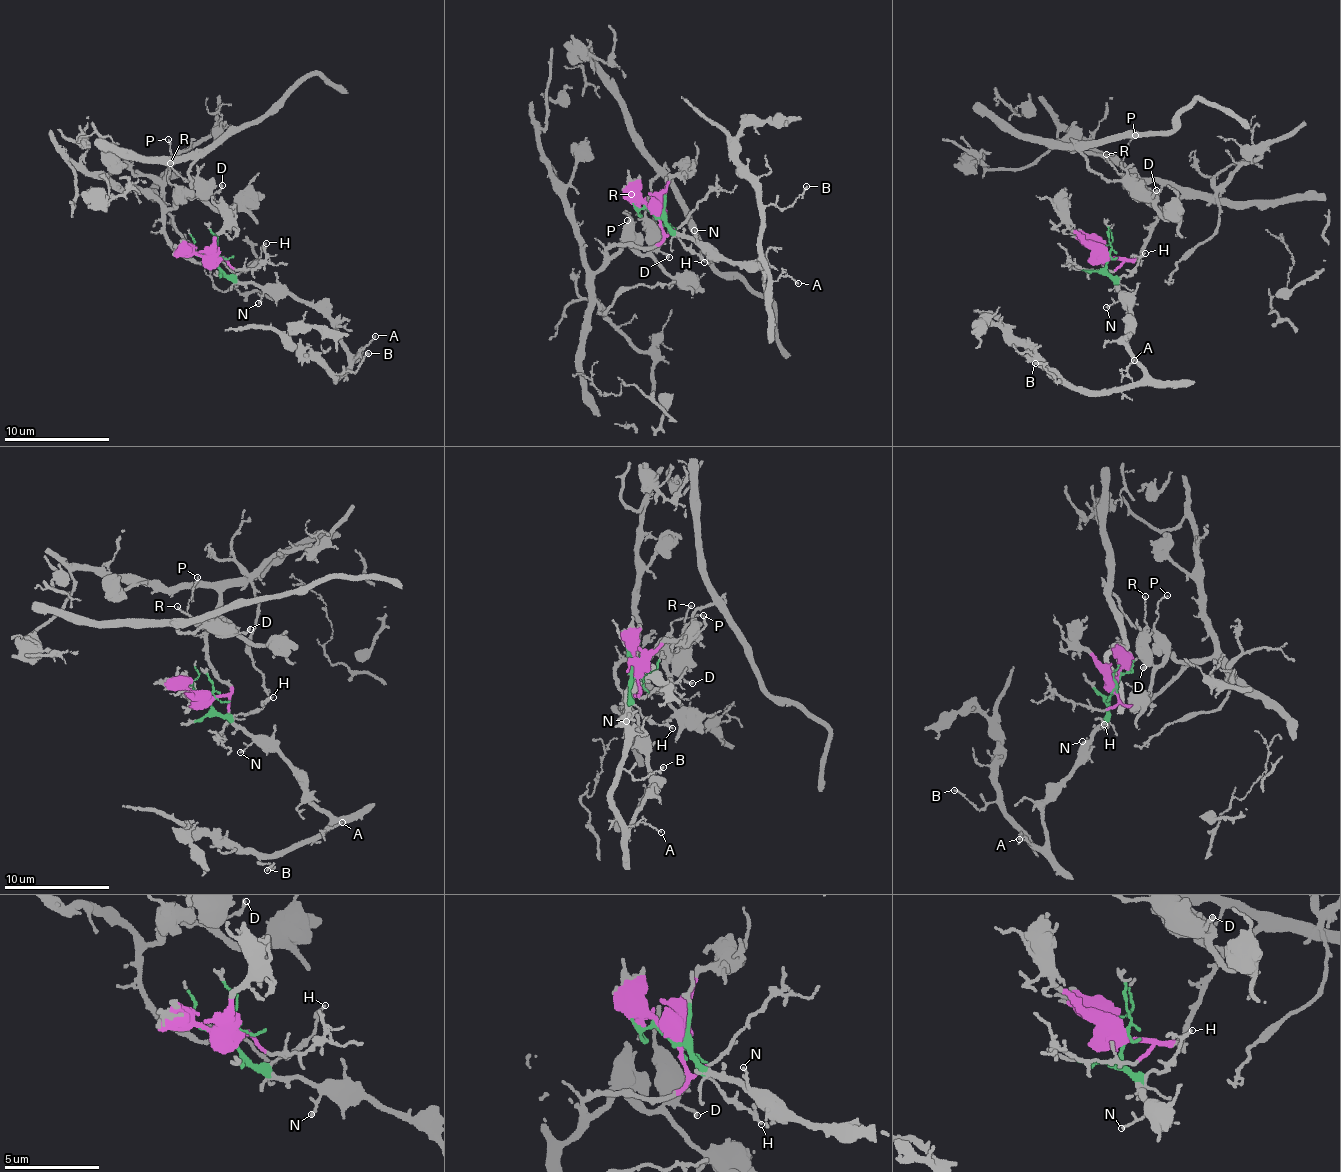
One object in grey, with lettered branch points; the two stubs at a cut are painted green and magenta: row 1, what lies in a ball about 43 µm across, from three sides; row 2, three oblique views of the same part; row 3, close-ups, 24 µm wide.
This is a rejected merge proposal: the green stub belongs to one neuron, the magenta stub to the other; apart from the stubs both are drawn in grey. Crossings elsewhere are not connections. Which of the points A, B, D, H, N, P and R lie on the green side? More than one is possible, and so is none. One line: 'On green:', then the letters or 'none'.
On green: A, B, H, N

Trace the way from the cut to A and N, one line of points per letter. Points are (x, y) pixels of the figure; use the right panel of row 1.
A: (1103, 256), (1129, 307), (1126, 338), (1145, 375), (1138, 380), (1126, 371), (1135, 360)
N: (1103, 256), (1121, 297), (1105, 307)

